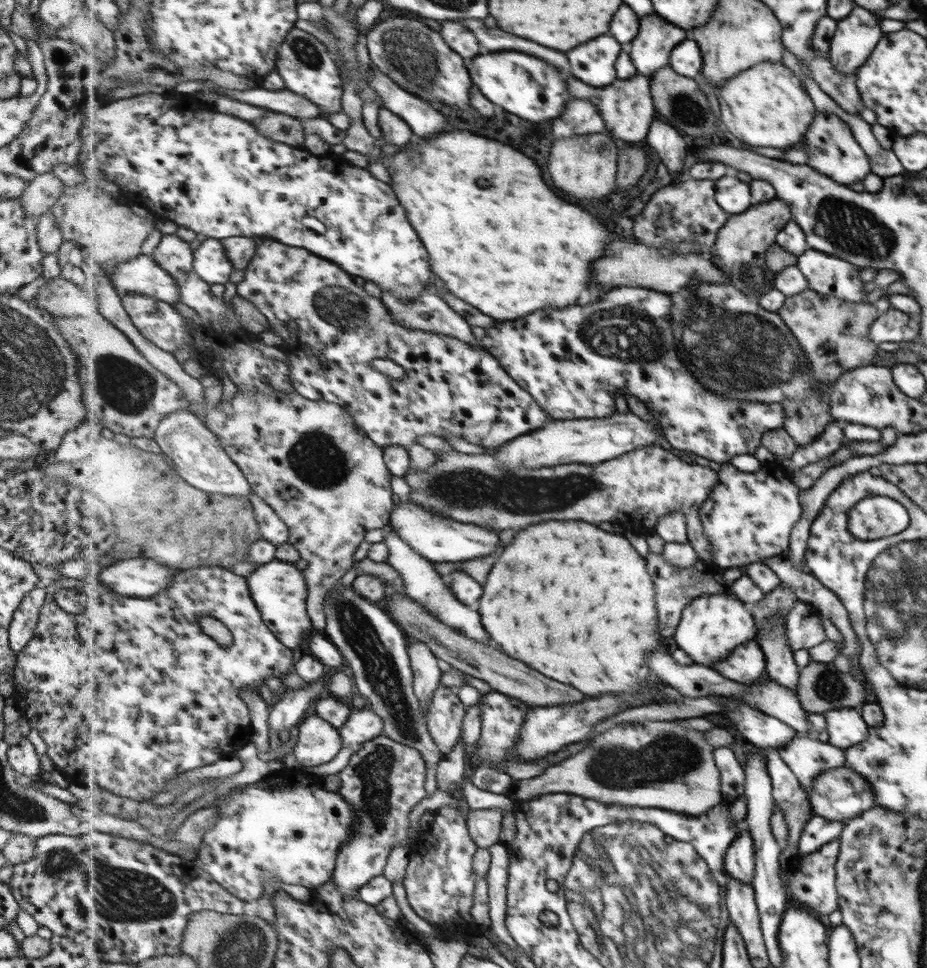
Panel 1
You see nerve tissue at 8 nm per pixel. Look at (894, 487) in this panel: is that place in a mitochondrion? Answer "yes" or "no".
no

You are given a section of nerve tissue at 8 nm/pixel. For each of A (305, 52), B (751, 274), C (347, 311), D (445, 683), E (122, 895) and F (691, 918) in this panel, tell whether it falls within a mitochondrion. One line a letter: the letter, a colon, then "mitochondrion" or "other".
A: mitochondrion
B: mitochondrion
C: mitochondrion
D: other
E: mitochondrion
F: mitochondrion

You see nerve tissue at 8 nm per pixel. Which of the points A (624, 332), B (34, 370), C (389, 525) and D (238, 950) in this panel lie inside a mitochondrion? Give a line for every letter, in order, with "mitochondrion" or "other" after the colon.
A: mitochondrion
B: mitochondrion
C: other
D: mitochondrion

